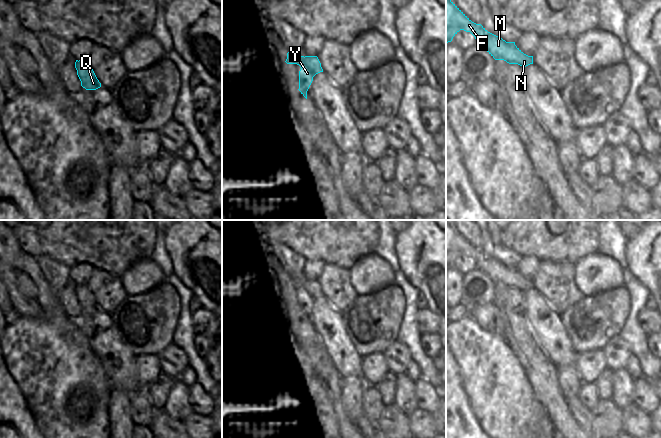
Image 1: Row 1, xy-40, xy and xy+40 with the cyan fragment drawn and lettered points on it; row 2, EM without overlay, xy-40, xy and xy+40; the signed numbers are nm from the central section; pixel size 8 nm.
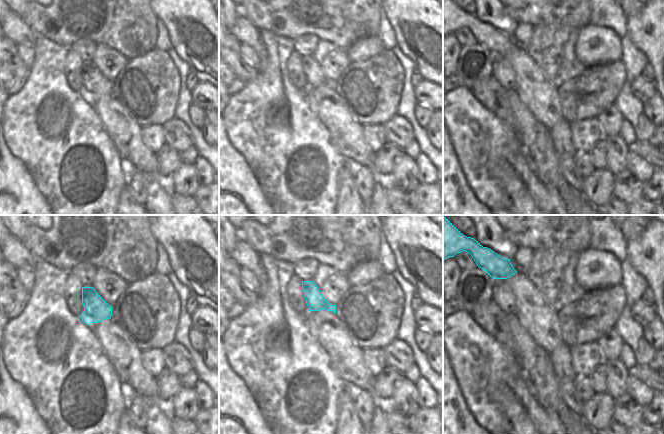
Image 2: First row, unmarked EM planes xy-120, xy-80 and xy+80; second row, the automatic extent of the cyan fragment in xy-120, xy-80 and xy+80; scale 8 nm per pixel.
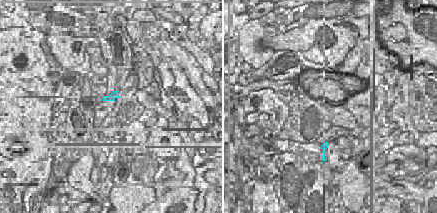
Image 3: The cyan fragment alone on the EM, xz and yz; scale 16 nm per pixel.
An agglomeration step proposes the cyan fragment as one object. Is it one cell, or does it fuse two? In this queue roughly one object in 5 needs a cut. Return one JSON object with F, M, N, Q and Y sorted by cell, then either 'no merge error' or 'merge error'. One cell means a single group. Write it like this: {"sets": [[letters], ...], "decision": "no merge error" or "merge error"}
{"sets": [["F", "M", "N", "Q", "Y"]], "decision": "no merge error"}

